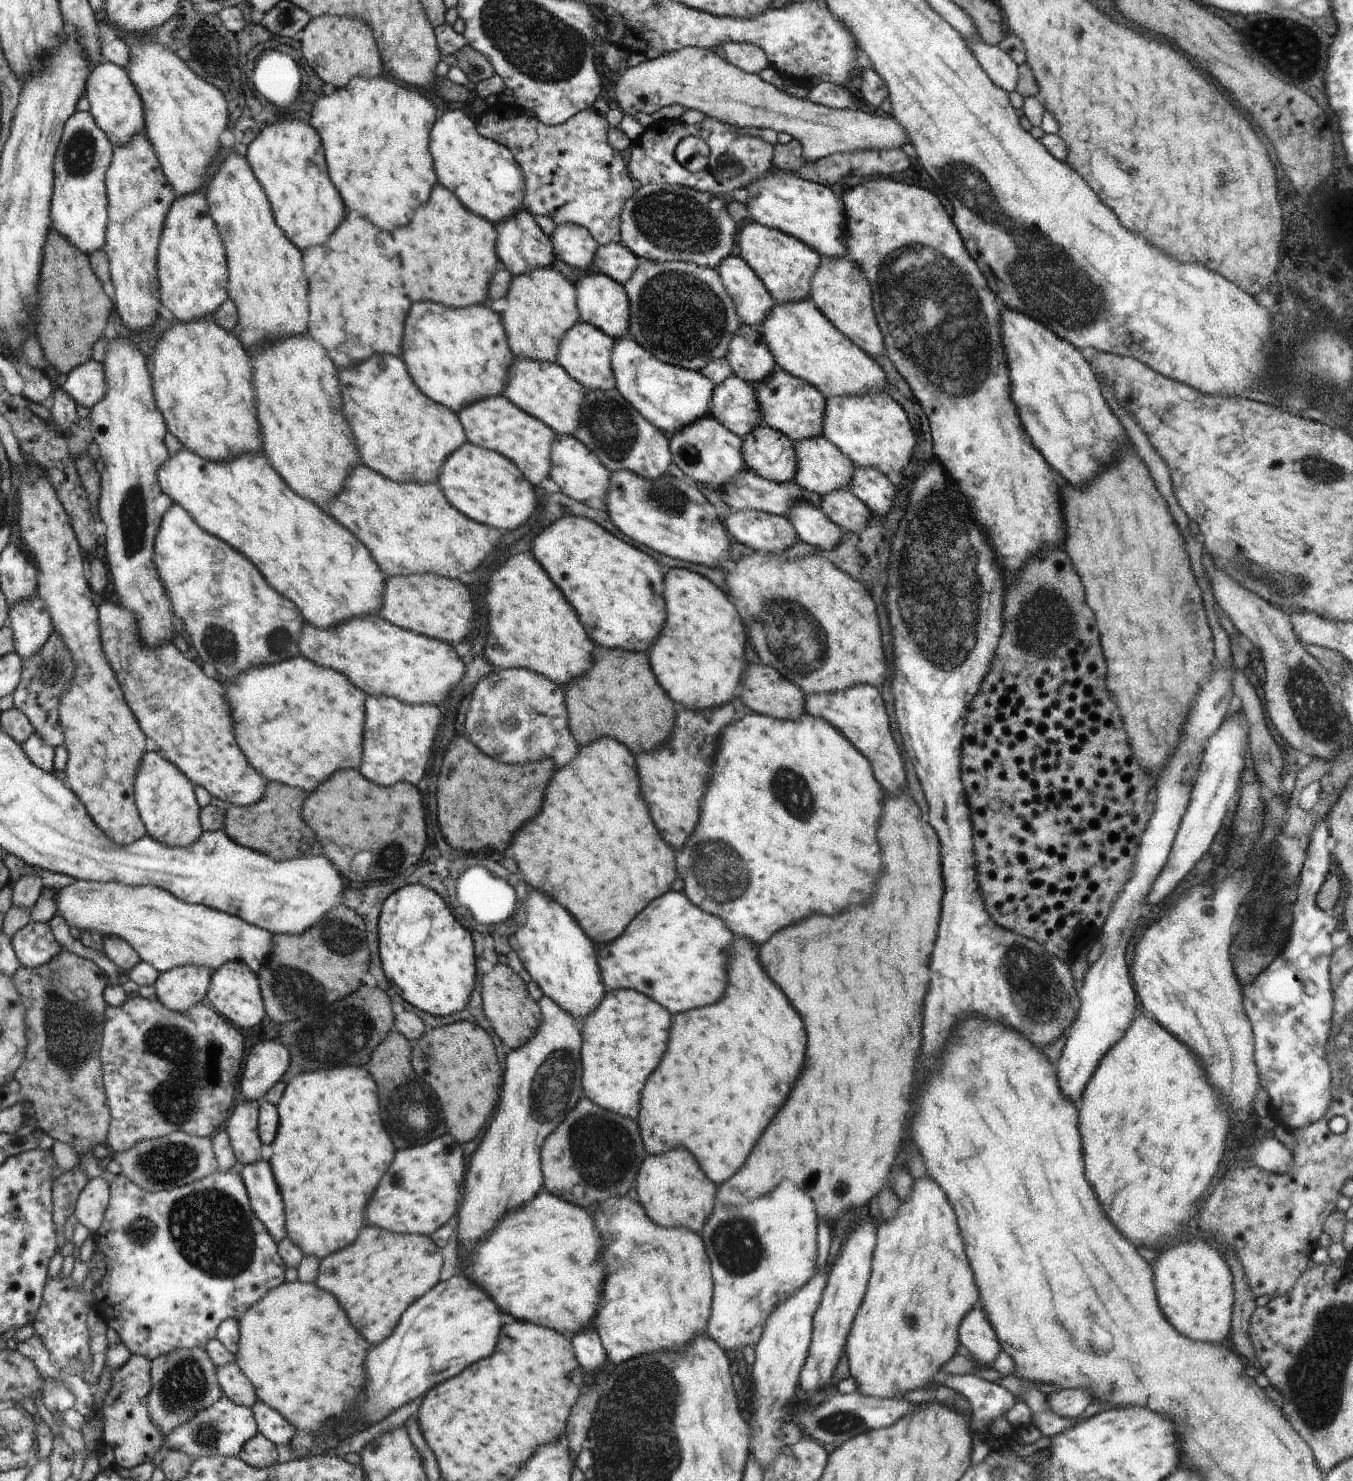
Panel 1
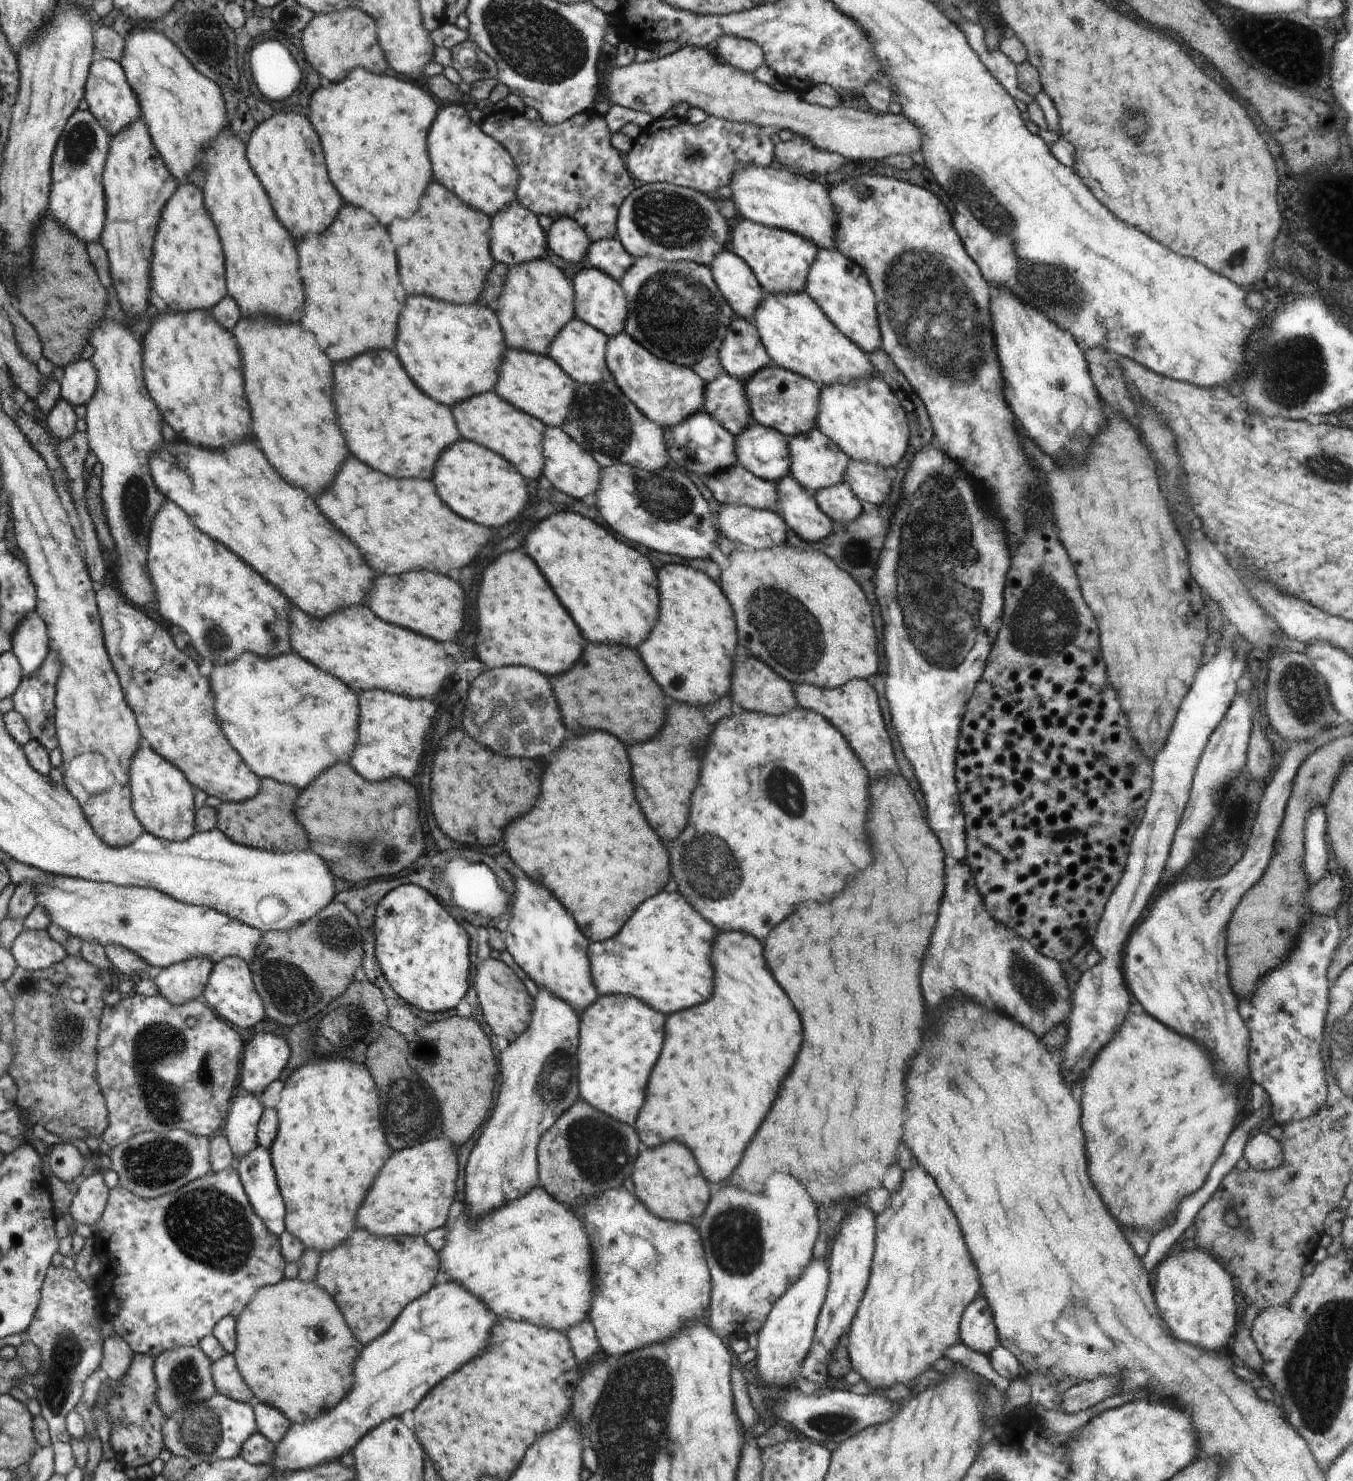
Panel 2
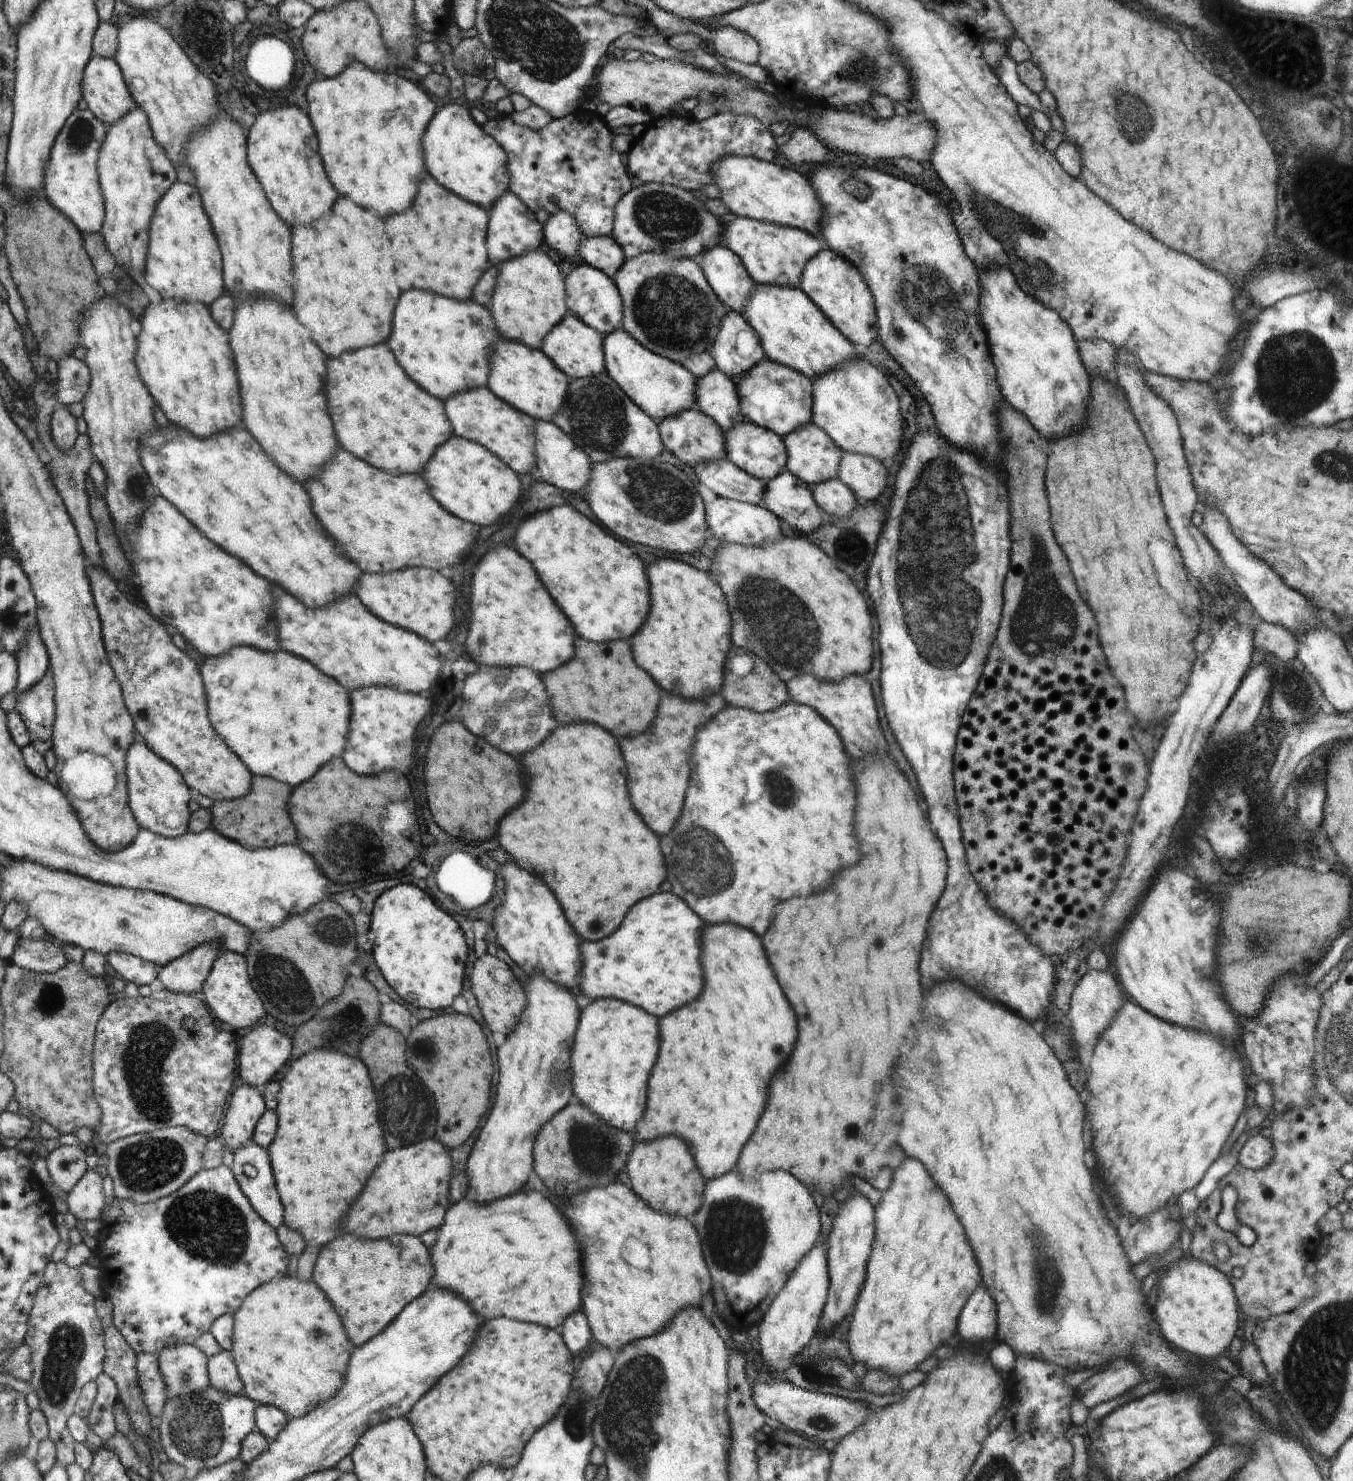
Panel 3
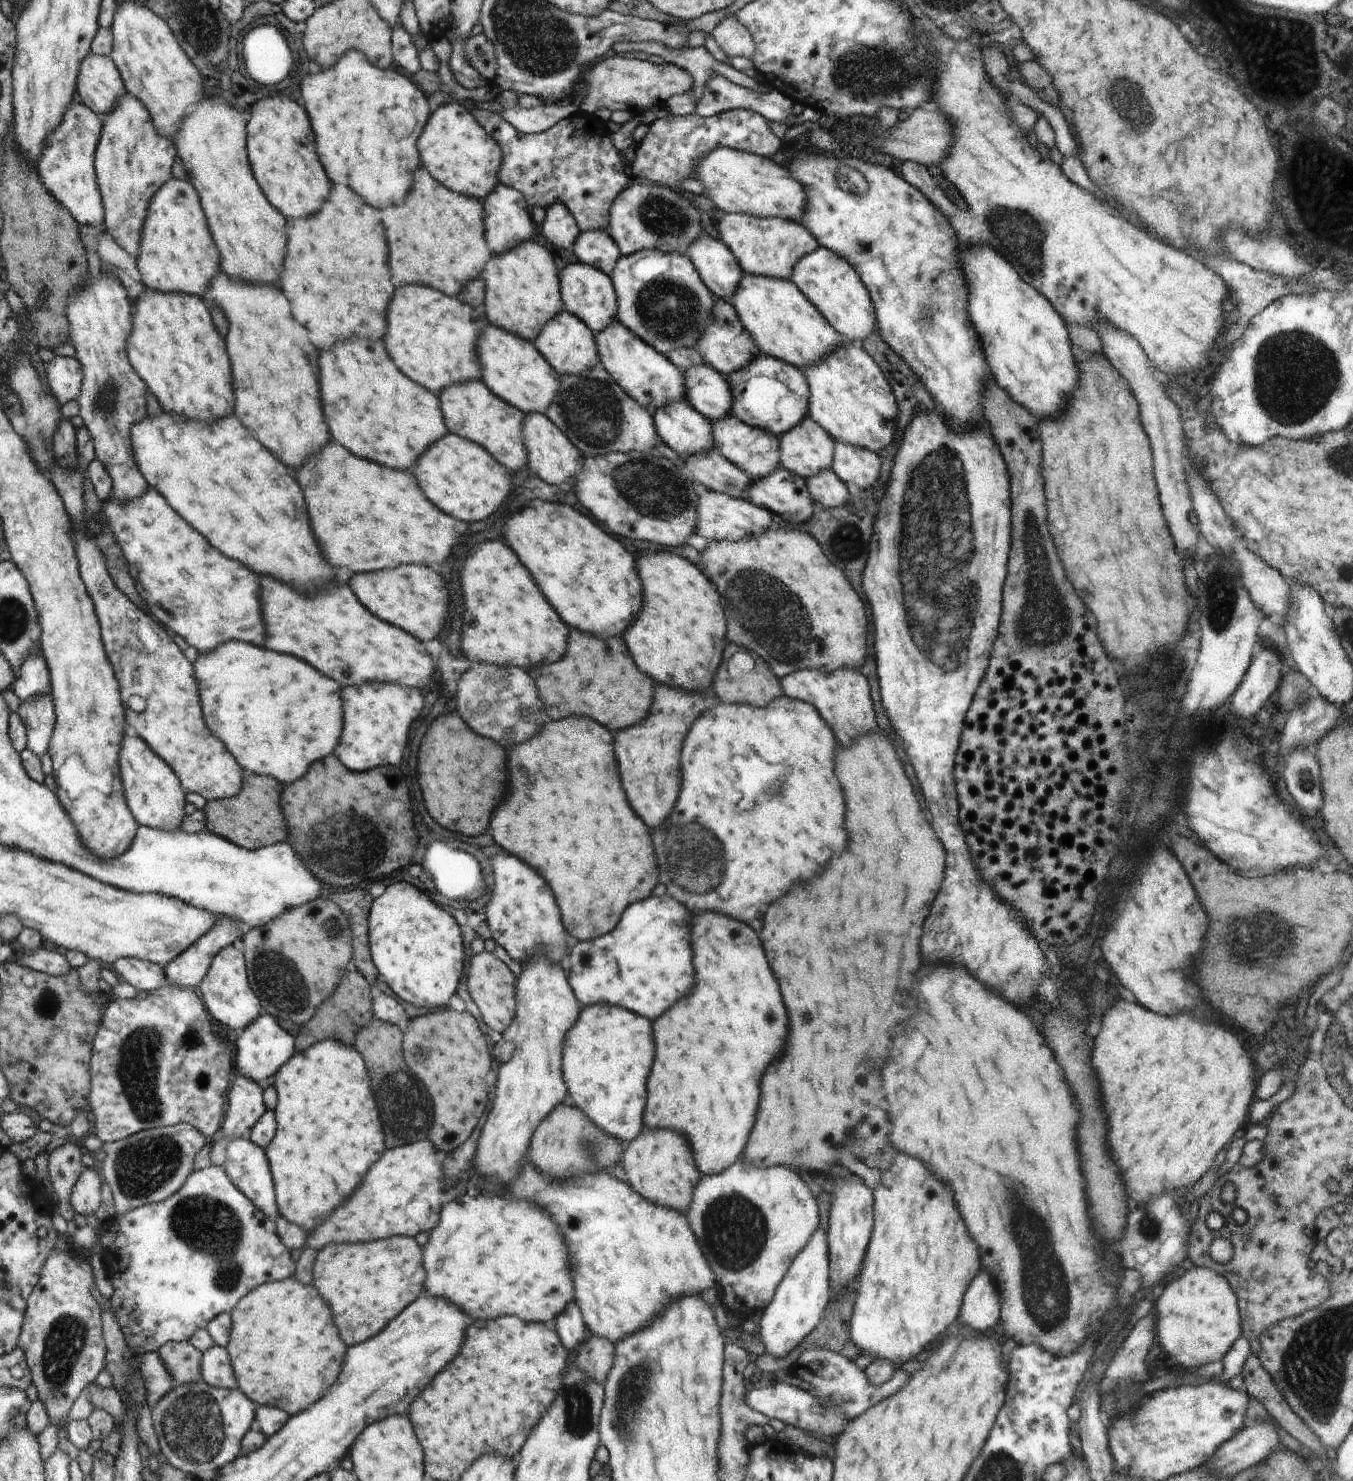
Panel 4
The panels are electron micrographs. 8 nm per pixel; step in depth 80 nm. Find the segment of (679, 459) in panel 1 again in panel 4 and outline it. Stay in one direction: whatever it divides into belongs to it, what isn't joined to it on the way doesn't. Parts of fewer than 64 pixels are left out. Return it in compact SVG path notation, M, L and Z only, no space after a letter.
M687 401L664 407L653 415L661 439L676 454L687 457L716 449L713 422Z

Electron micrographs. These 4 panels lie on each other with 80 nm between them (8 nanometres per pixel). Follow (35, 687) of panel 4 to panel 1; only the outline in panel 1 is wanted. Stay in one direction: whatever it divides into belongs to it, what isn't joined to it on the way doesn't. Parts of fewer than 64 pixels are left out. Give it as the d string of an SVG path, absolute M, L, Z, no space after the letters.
M40 596L33 597L32 600L24 600L22 604L16 604L14 608L9 608L10 619L8 627L12 630L14 636L14 653L23 660L32 658L32 654L40 652L42 646L47 644L53 632L50 614L48 614L48 606L44 604L44 600L40 600Z

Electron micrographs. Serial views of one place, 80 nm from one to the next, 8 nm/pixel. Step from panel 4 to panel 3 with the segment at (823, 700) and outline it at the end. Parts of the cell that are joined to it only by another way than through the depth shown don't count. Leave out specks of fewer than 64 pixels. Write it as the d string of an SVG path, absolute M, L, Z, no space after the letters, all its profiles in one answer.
M800 675L791 678L785 685L792 701L810 706L836 729L854 760L864 760L874 752L886 754L888 746L878 722L873 690L860 675L847 676L839 683L823 681L814 675Z

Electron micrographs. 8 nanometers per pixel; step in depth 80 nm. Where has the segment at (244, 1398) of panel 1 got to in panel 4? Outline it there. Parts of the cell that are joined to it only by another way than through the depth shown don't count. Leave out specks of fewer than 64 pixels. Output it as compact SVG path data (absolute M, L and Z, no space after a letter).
M215 1344L210 1350L203 1352L201 1375L203 1381L213 1387L239 1389L236 1372L227 1348Z

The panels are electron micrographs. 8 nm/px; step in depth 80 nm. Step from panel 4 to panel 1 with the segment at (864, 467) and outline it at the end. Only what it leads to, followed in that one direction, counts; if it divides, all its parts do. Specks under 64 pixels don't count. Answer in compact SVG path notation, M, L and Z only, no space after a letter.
M856 465L849 490L874 514L886 516L893 509L898 488L878 468Z

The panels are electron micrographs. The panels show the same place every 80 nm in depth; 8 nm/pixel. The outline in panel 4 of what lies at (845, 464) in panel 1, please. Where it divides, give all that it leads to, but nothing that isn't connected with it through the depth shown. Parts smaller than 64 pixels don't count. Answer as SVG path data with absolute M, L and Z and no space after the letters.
M809 416L778 437L779 463L786 470L805 479L831 470L836 441Z

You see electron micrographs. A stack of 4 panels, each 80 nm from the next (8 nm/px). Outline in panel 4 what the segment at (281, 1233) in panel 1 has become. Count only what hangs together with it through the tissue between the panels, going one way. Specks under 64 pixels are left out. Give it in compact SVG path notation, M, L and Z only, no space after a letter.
M230 1139L227 1141L226 1161L222 1166L228 1172L228 1176L255 1203L256 1208L259 1208L273 1221L276 1220L280 1216L280 1212L275 1196L275 1181L266 1150L246 1139Z

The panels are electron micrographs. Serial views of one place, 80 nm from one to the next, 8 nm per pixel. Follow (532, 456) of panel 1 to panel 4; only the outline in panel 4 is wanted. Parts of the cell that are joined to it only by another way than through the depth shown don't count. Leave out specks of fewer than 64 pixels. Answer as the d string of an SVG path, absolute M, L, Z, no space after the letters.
M483 381L455 384L454 387L446 388L438 397L447 428L453 435L475 441L487 449L500 464L514 472L523 470L522 468L529 464L524 438L526 414L515 405L508 404L503 398L496 396Z

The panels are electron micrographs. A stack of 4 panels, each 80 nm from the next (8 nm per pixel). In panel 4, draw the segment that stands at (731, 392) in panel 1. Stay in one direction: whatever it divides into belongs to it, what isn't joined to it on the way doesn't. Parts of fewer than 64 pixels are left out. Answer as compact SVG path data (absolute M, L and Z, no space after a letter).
M706 364L692 367L684 374L688 404L711 421L732 416L733 398L725 376Z

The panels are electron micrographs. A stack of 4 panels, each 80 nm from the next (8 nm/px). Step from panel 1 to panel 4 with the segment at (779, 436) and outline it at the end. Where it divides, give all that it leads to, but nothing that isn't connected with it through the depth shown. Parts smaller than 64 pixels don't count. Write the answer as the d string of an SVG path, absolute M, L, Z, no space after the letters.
M735 416L724 417L713 422L715 448L732 464L747 472L754 479L762 479L780 468L779 437L761 428L748 426Z

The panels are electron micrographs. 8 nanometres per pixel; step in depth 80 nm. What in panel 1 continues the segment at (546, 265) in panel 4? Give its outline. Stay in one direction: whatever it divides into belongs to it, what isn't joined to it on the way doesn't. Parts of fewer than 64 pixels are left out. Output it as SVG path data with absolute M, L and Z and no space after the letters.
M538 268L528 274L512 276L510 288L506 294L508 308L499 315L504 318L504 324L508 324L507 341L510 342L511 351L515 353L515 356L532 360L546 360L546 362L555 362L559 358L559 345L580 318L578 316L579 308L576 308L576 290L560 272L556 272L552 268Z

